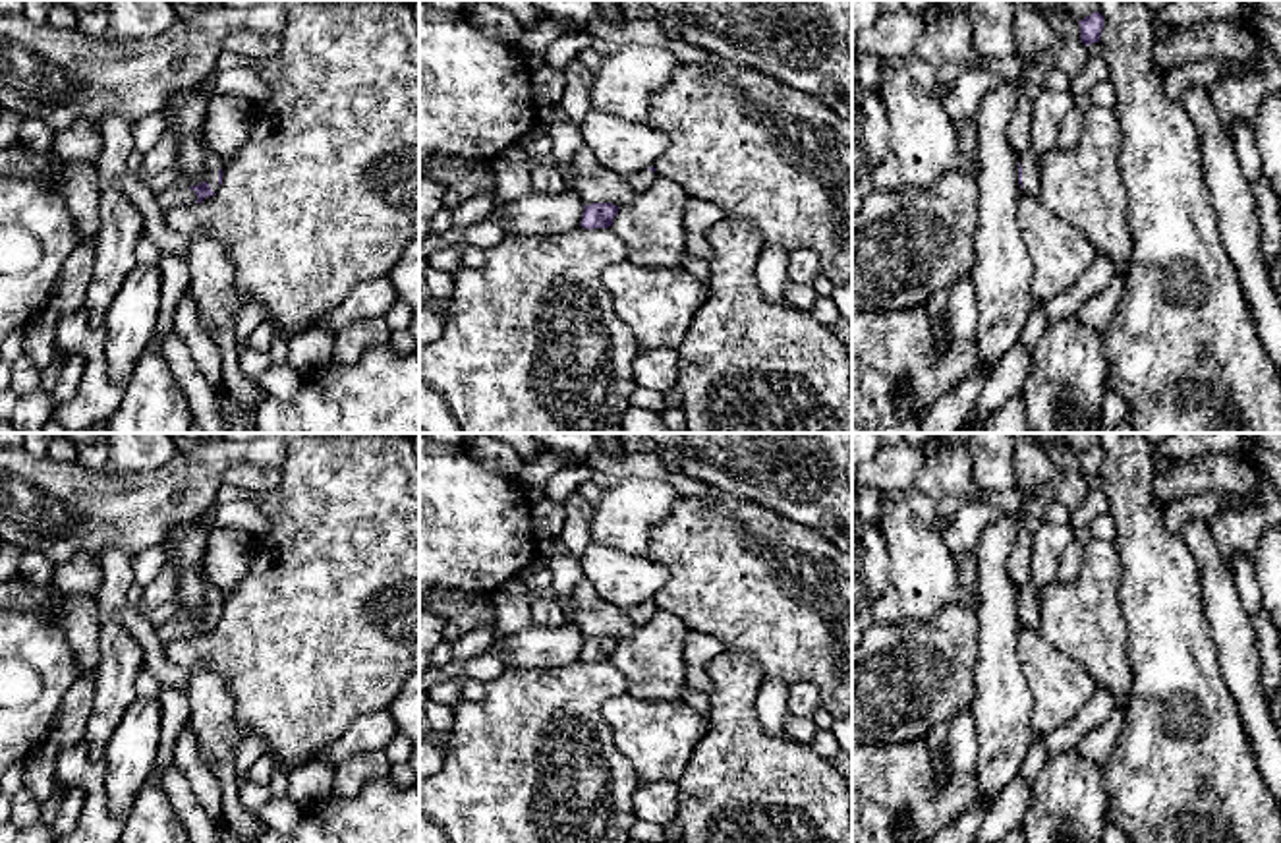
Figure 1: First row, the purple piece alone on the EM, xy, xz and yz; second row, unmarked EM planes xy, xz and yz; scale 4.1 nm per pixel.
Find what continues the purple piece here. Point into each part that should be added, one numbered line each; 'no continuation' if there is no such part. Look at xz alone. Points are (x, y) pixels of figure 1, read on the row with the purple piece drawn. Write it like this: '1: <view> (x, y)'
1: xz (640, 182)

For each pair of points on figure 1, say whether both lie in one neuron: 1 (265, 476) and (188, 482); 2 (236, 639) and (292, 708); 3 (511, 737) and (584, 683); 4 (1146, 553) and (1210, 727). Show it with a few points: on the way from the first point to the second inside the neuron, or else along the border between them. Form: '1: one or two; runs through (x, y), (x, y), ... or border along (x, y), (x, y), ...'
1: two; border along (267, 468), (232, 465), (221, 482)
2: one; runs through (254, 656), (288, 691)
3: one; runs through (528, 731), (553, 706), (567, 700)
4: one; runs through (1160, 596), (1175, 685)

